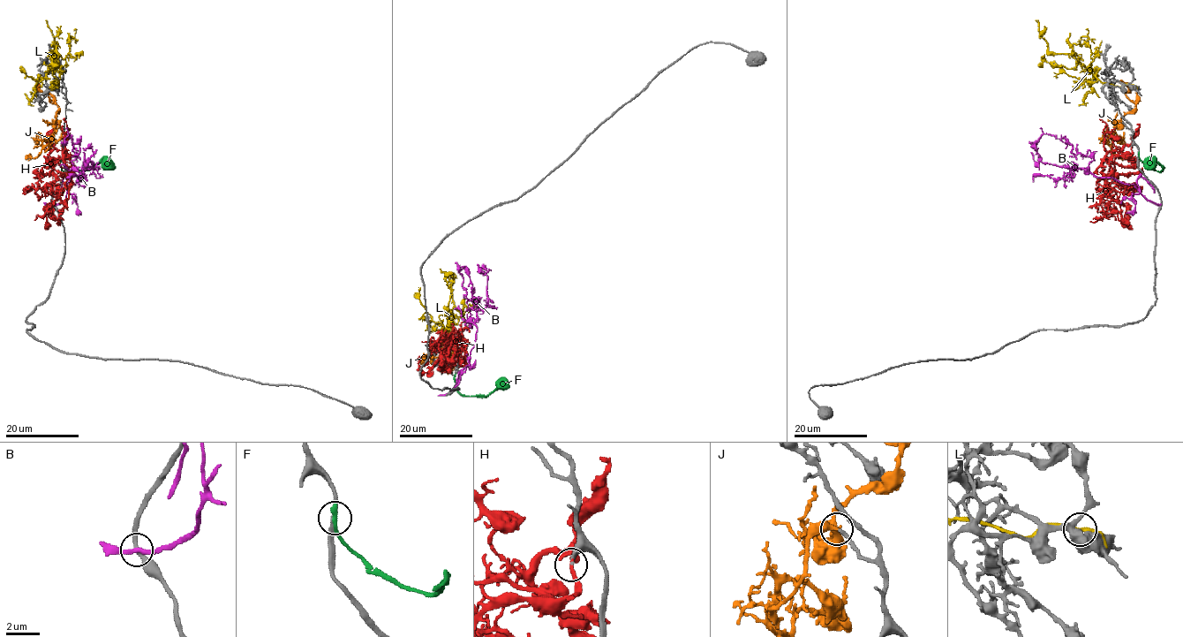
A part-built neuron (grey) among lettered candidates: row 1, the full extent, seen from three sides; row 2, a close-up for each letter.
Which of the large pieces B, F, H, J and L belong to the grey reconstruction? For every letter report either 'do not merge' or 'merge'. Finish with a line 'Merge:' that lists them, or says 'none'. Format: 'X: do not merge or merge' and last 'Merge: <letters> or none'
B: do not merge
F: do not merge
H: merge
J: merge
L: do not merge
Merge: H, J

